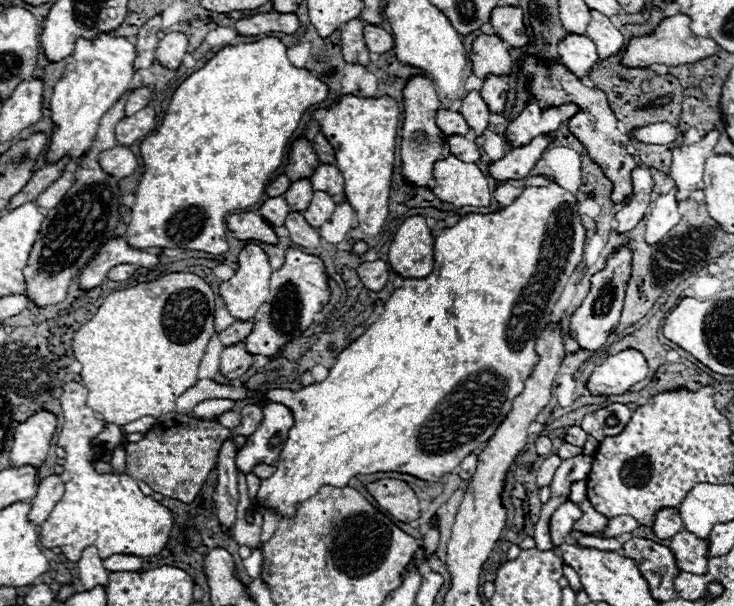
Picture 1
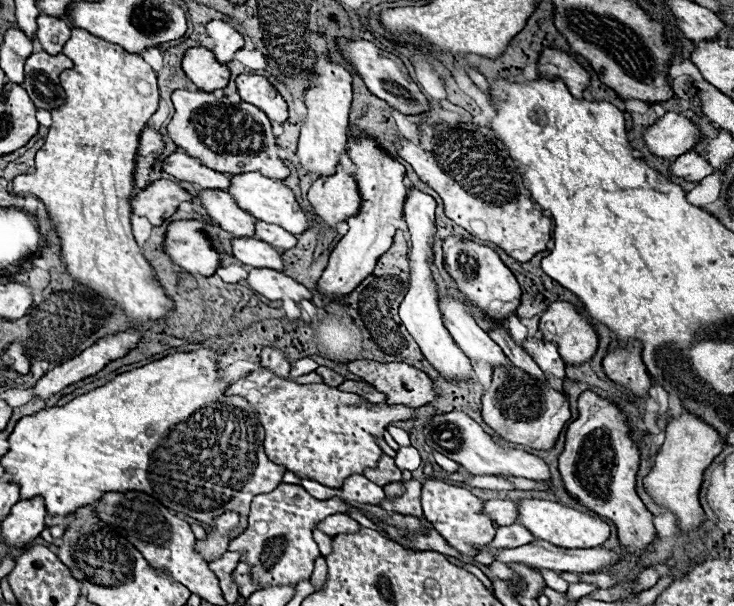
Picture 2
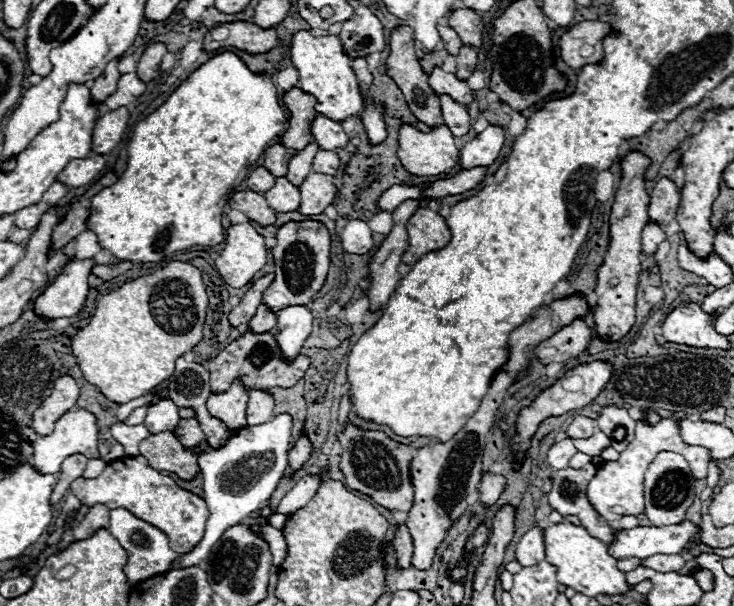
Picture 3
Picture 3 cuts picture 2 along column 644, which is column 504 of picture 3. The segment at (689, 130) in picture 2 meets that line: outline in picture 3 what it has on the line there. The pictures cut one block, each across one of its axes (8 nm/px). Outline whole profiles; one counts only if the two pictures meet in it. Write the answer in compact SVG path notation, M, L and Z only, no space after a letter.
M488 126L460 150L460 168L490 166L500 156L504 140L506 140L504 128Z

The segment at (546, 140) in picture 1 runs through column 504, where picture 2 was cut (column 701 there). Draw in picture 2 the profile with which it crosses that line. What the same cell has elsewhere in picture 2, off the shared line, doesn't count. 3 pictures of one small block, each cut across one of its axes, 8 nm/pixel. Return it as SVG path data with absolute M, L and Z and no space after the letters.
M686 152L686 156L678 156L678 160L674 160L672 174L690 182L698 182L714 174L714 168L698 152Z

